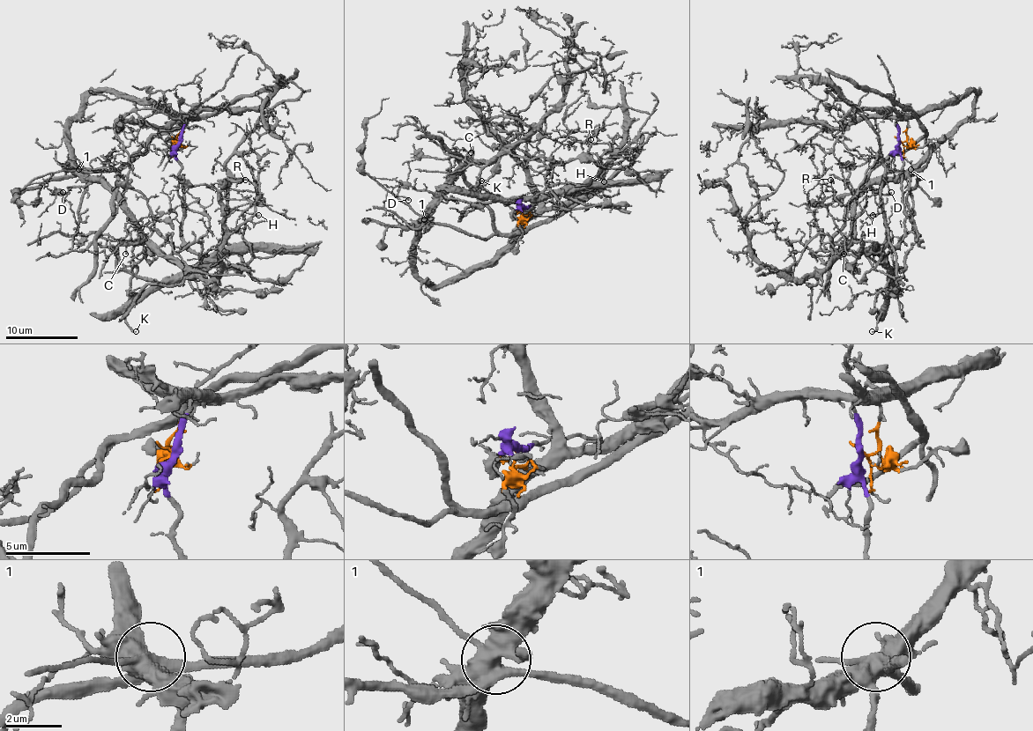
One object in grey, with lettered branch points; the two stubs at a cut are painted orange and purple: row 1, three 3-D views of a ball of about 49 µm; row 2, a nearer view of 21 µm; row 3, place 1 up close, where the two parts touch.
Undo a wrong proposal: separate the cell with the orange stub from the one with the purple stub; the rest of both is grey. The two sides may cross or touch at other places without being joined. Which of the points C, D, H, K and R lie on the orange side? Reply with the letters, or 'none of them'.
C, D

